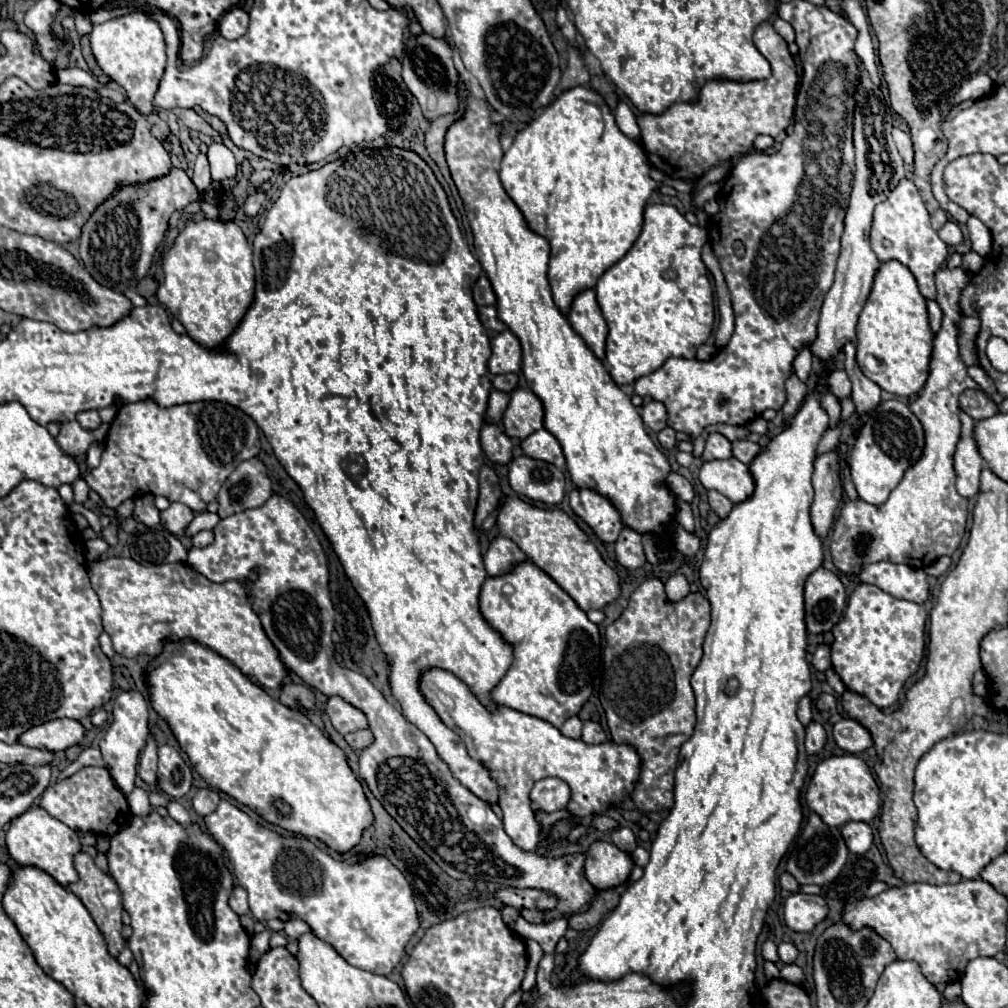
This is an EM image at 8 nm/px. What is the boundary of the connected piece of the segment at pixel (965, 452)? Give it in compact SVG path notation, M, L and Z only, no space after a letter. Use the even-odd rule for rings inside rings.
M960 413L962 433L954 453L954 469L956 469L956 489L966 499L974 497L980 487L980 471L984 467L984 459L978 453L974 441L974 419Z

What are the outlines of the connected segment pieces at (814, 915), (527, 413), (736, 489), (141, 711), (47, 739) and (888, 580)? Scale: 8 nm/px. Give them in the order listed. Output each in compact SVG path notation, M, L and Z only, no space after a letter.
M792 893L784 903L784 919L786 925L794 931L810 931L820 921L824 921L828 913L828 905L820 895L804 895Z
M530 389L512 391L508 409L504 411L504 431L508 437L526 439L544 427L542 401Z
M734 457L702 463L698 479L706 489L716 489L722 495L728 495L732 503L740 503L740 499L752 495L754 487L752 477L748 475L748 467Z
M122 691L114 701L112 725L106 729L104 737L100 739L100 751L106 767L110 769L114 783L124 795L130 795L130 791L134 789L138 755L144 747L146 735L148 735L148 701L138 691Z
M54 719L24 731L18 743L26 747L40 747L50 751L64 751L70 745L80 743L84 737L84 727L74 719Z
M880 561L862 565L856 575L862 583L872 583L898 599L908 599L918 605L928 599L928 581L922 569Z

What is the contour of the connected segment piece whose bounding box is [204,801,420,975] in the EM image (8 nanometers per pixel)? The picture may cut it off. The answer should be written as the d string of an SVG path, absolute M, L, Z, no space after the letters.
M220 801L218 809L212 815L206 815L204 821L208 833L228 851L230 863L234 865L234 875L248 891L250 911L258 921L268 921L274 917L284 919L284 913L298 917L306 921L320 939L330 943L350 965L378 975L390 975L402 961L406 955L406 945L418 931L420 921L406 877L386 857L350 857L338 863L304 837L280 837L278 833L262 827L230 801Z

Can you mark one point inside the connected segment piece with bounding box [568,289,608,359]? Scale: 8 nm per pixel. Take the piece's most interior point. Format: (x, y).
(585, 316)

